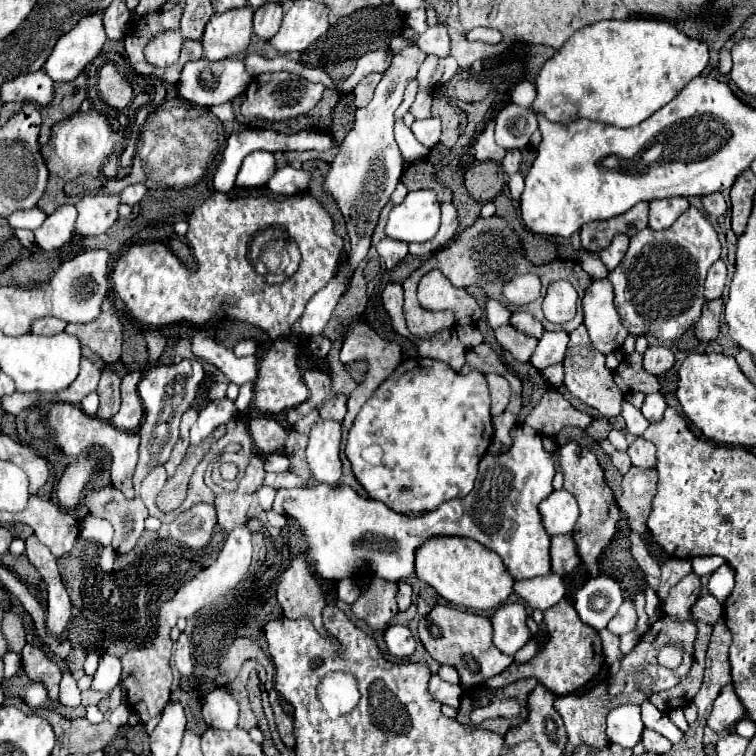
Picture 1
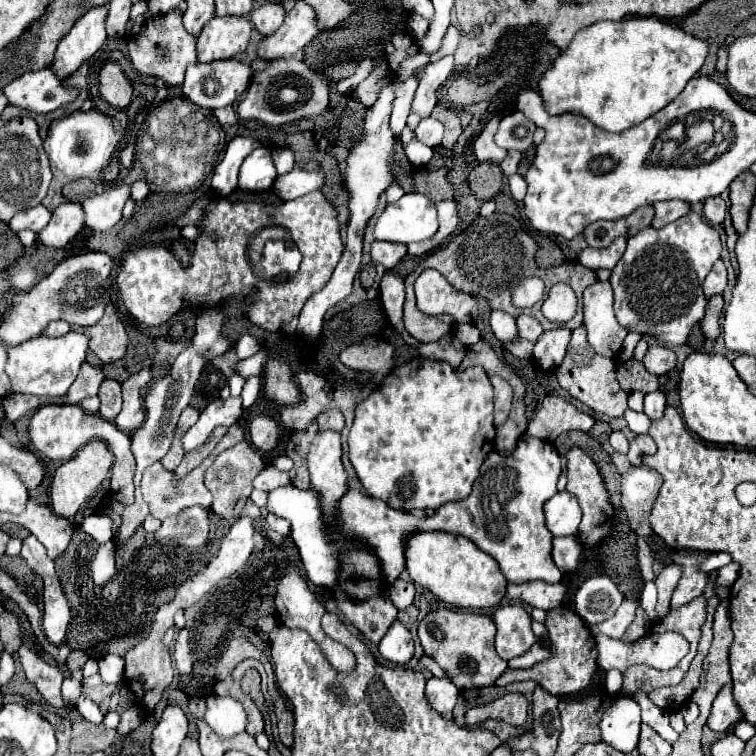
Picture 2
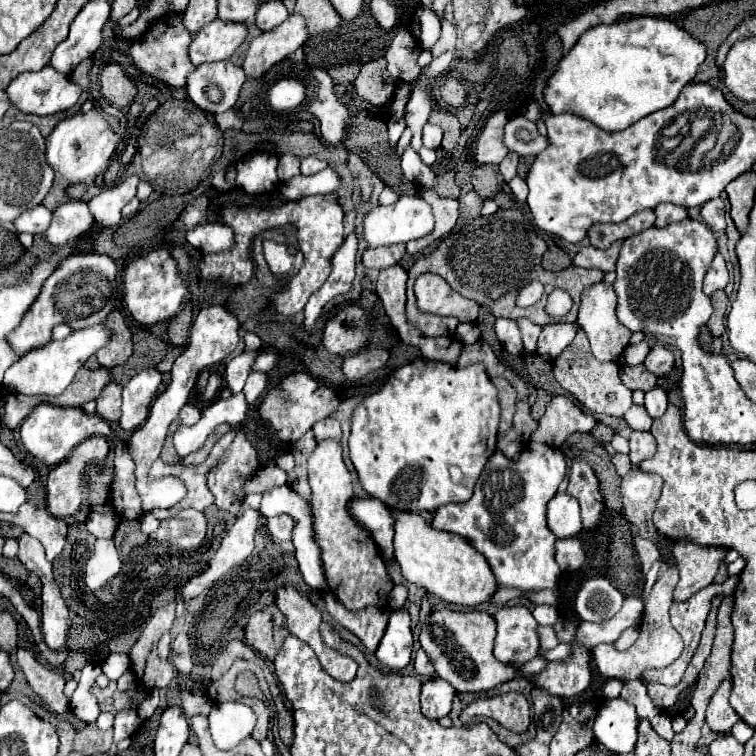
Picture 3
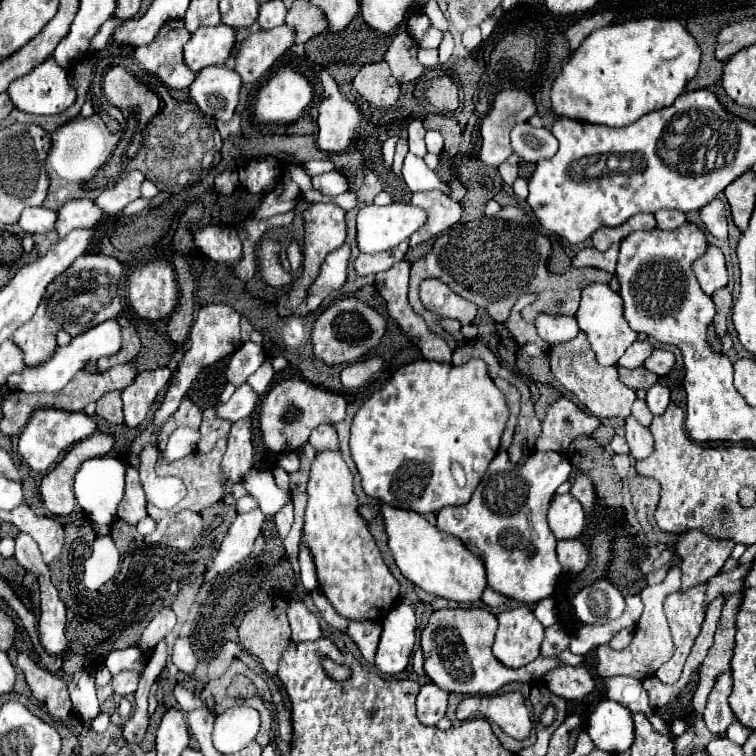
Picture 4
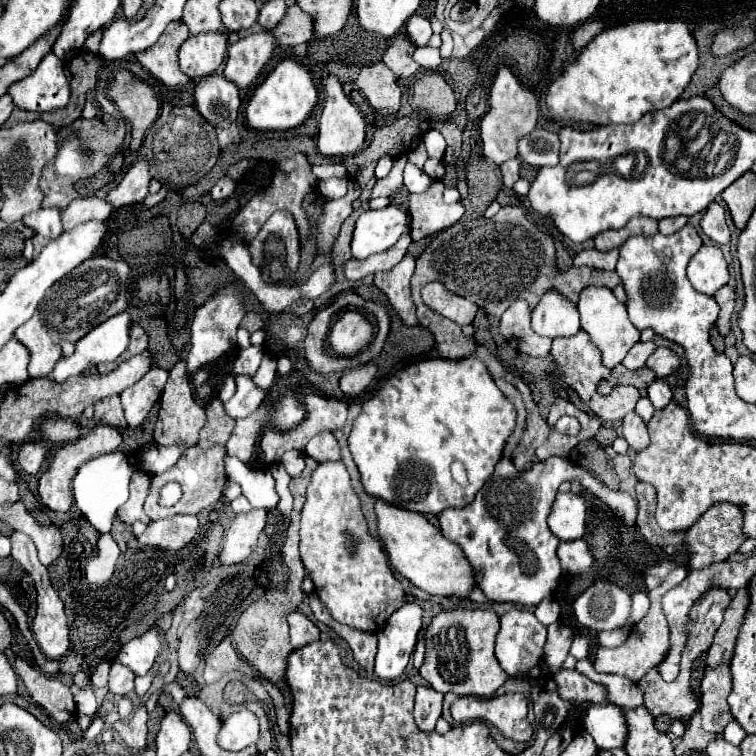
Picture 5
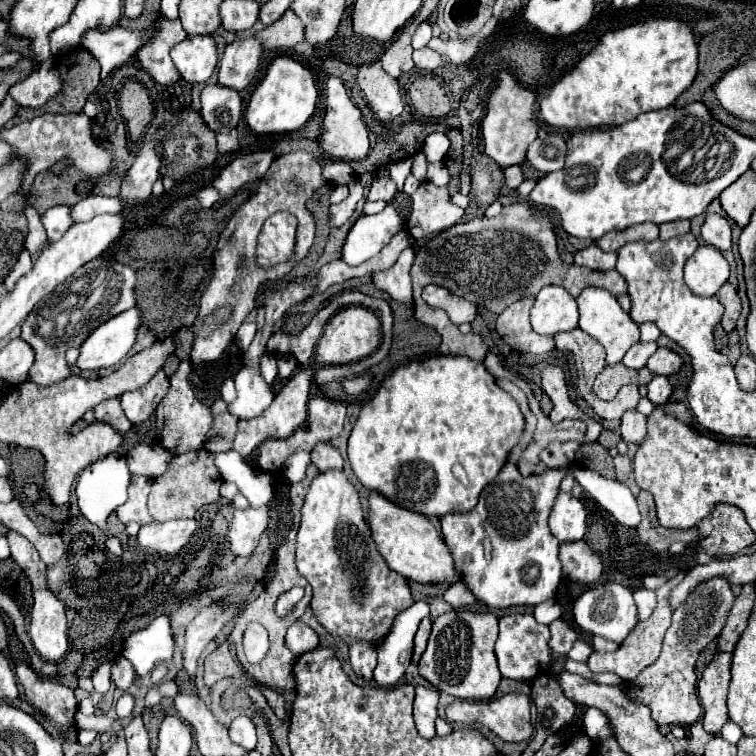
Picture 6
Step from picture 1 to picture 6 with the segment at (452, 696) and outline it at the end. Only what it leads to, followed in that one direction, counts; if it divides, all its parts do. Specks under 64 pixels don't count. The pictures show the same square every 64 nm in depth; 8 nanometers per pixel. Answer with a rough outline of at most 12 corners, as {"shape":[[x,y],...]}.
{"shape":[[416,686],[414,722],[424,738],[432,738],[438,718],[436,688]]}

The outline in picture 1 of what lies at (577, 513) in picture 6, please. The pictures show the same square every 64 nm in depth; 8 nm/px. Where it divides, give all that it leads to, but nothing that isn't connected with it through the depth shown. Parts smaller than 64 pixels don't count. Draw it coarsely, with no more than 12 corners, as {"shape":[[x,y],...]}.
{"shape":[[554,490],[540,502],[550,536],[570,534],[580,514],[574,496]]}

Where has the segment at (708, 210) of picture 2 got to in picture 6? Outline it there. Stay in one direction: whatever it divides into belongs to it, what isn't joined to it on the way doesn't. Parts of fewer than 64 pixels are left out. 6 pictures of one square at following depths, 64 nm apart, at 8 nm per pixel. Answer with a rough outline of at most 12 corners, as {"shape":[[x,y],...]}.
{"shape":[[708,214],[702,238],[718,250],[728,250],[730,226],[720,214]]}

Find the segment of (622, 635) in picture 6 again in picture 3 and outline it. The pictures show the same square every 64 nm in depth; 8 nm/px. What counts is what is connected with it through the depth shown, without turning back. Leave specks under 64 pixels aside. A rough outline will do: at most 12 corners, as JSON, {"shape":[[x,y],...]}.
{"shape":[[590,578],[576,594],[580,620],[604,622],[624,596],[608,578]]}

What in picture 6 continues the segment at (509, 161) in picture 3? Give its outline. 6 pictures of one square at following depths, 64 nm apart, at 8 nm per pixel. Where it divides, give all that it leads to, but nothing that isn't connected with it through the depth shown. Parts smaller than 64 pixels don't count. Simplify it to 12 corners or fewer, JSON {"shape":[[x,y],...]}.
{"shape":[[520,166],[504,168],[506,186],[518,188],[524,180]]}

